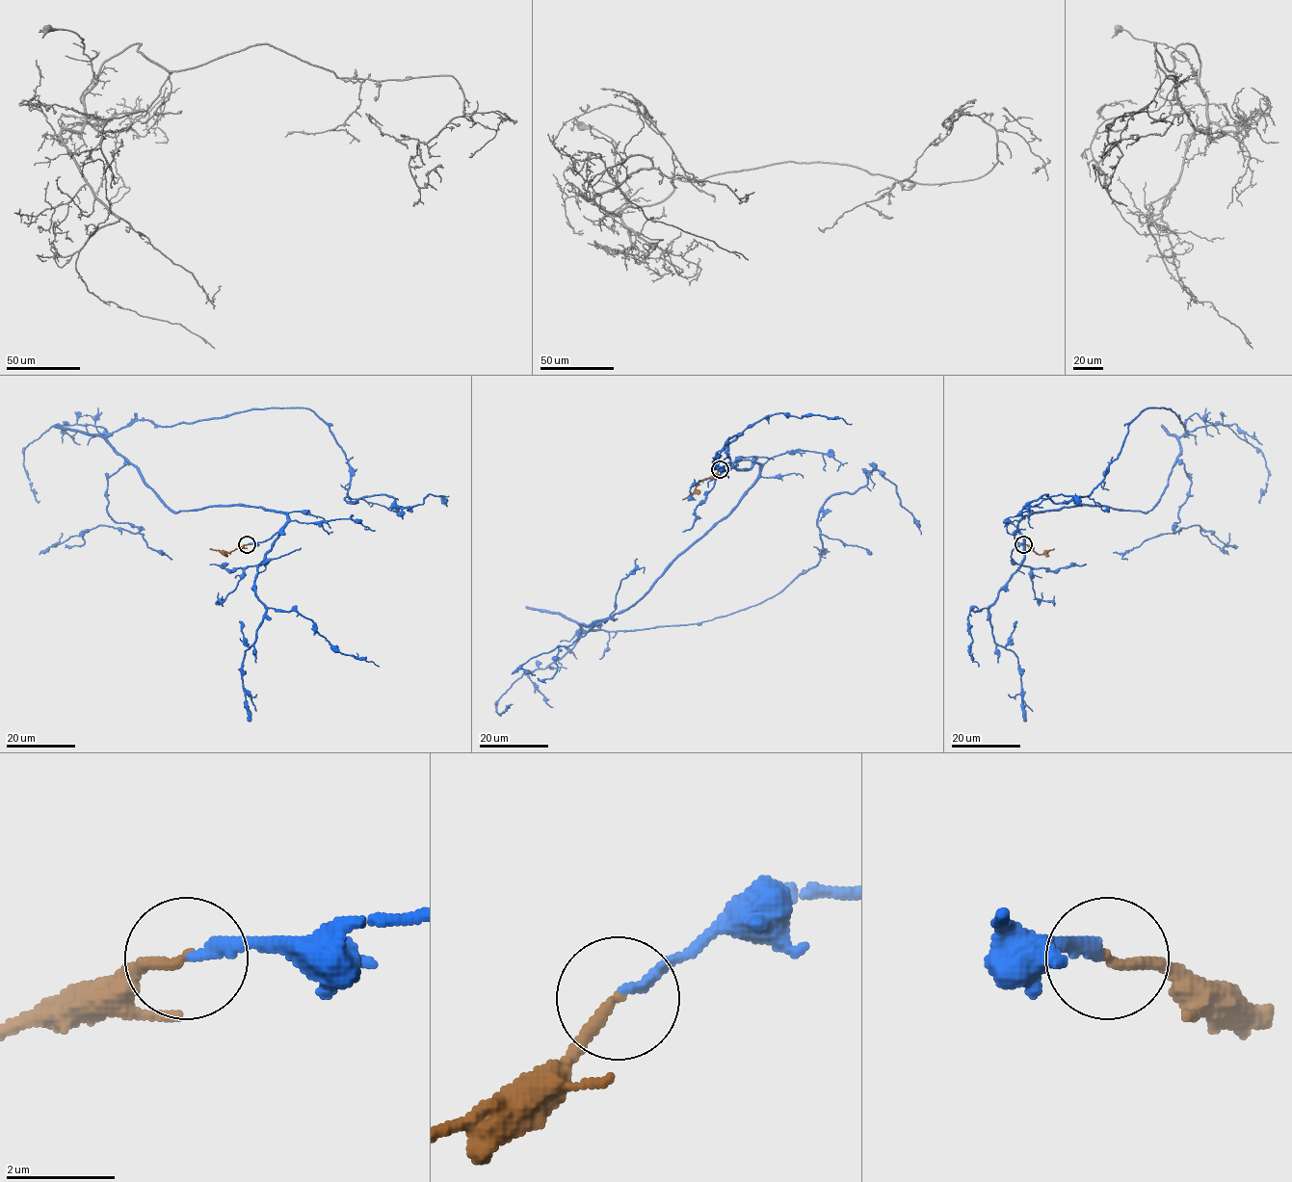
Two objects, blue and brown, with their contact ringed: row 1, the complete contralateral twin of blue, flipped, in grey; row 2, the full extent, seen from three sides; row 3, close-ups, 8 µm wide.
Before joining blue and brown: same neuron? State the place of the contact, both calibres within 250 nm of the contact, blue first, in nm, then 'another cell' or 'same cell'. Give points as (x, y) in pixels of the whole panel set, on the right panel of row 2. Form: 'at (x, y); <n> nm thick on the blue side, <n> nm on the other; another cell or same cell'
at (1023, 544); 200 nm thick on the blue side, 190 nm on the other; same cell

